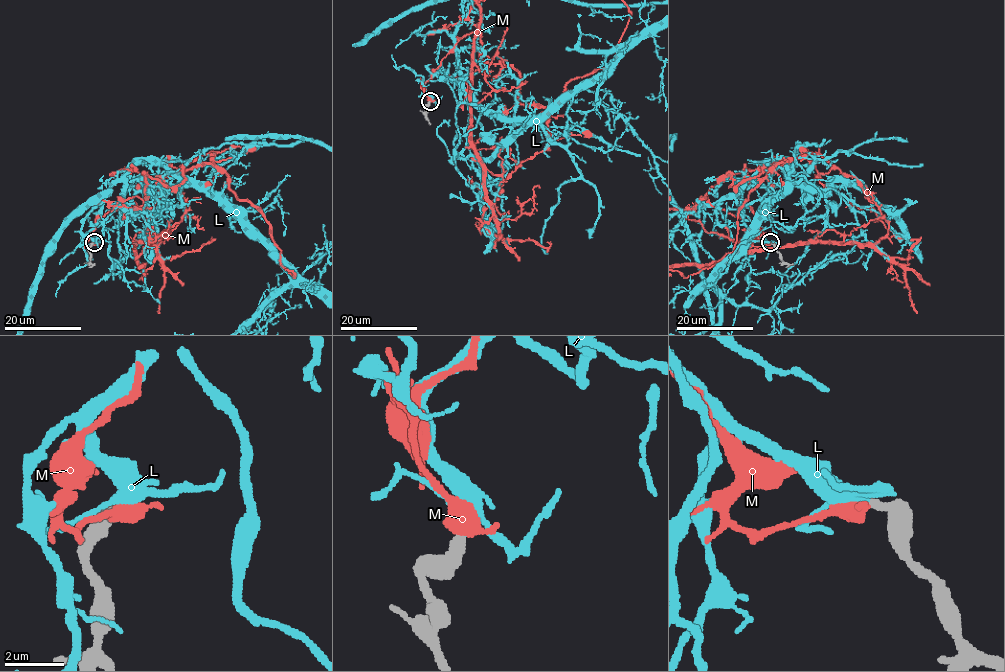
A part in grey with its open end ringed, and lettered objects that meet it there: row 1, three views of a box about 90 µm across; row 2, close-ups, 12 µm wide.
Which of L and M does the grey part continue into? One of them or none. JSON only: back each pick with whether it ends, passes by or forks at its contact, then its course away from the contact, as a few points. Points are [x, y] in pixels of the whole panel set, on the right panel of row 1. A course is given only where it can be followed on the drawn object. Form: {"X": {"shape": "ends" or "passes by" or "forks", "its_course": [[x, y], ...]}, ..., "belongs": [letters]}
{"L": {"shape": "passes by"}, "belongs": ["L"]}

